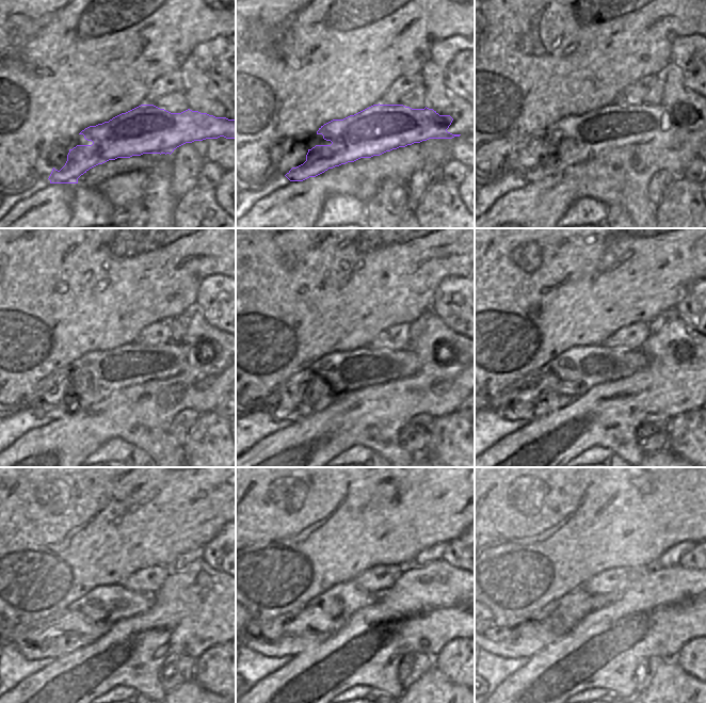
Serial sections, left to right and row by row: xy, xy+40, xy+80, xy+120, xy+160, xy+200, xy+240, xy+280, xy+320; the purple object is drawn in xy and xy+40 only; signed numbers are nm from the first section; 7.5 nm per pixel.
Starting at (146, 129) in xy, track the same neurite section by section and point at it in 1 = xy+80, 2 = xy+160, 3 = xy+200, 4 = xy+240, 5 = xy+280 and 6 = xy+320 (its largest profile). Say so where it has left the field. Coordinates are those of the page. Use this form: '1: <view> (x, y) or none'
1: xy+80 (591, 133)
2: xy+160 (346, 371)
3: xy+200 (583, 367)
4: xy+240 (97, 610)
5: xy+280 (333, 608)
6: xy+320 (528, 638)

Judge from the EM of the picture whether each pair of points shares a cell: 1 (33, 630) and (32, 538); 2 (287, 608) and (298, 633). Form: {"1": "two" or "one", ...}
{"1": "one", "2": "two"}

